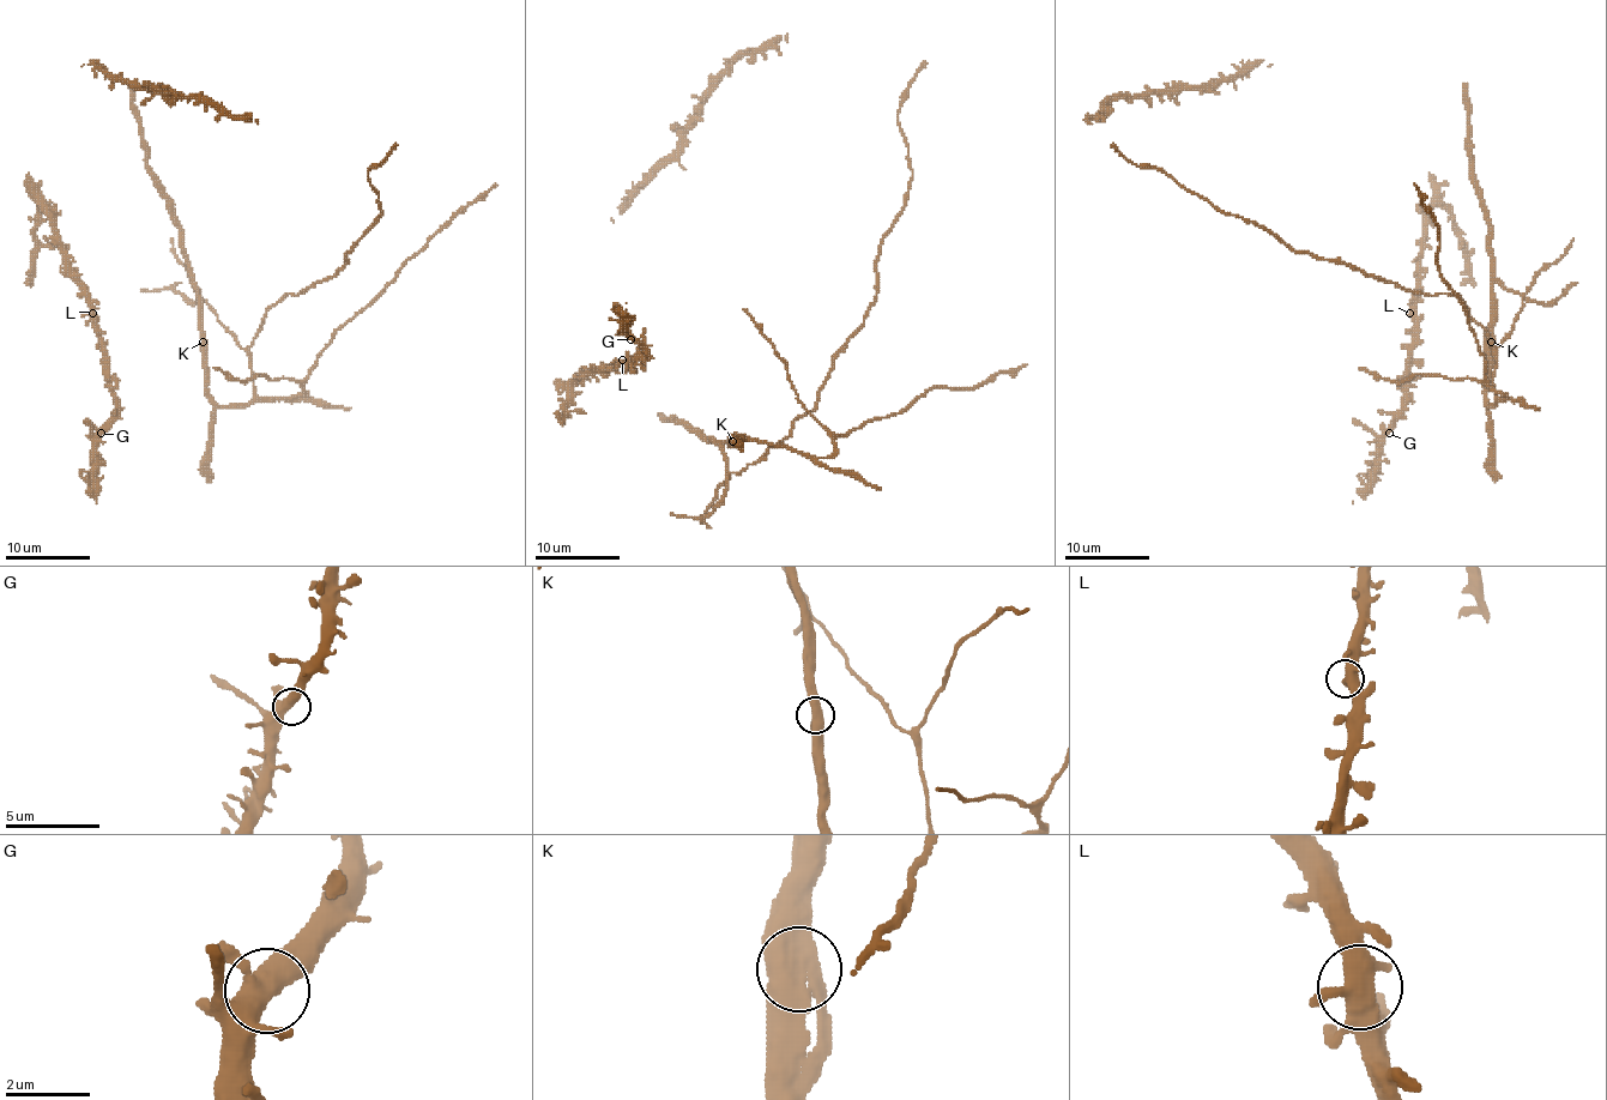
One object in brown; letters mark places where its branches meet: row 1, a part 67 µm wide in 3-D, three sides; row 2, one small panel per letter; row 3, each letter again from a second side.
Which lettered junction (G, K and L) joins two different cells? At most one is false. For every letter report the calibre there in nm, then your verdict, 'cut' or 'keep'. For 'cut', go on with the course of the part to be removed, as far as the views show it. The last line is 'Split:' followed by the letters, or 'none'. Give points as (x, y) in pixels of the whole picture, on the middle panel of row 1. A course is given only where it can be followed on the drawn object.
G: 440 nm | keep
K: 480 nm | keep
L: 460 nm | keep
Split: none

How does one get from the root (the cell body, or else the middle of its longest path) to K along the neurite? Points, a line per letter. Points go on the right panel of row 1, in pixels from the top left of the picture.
K: (1436, 295), (1455, 294), (1486, 332), (1497, 361), (1492, 376), (1497, 402), (1492, 405), (1486, 399), (1491, 342)

